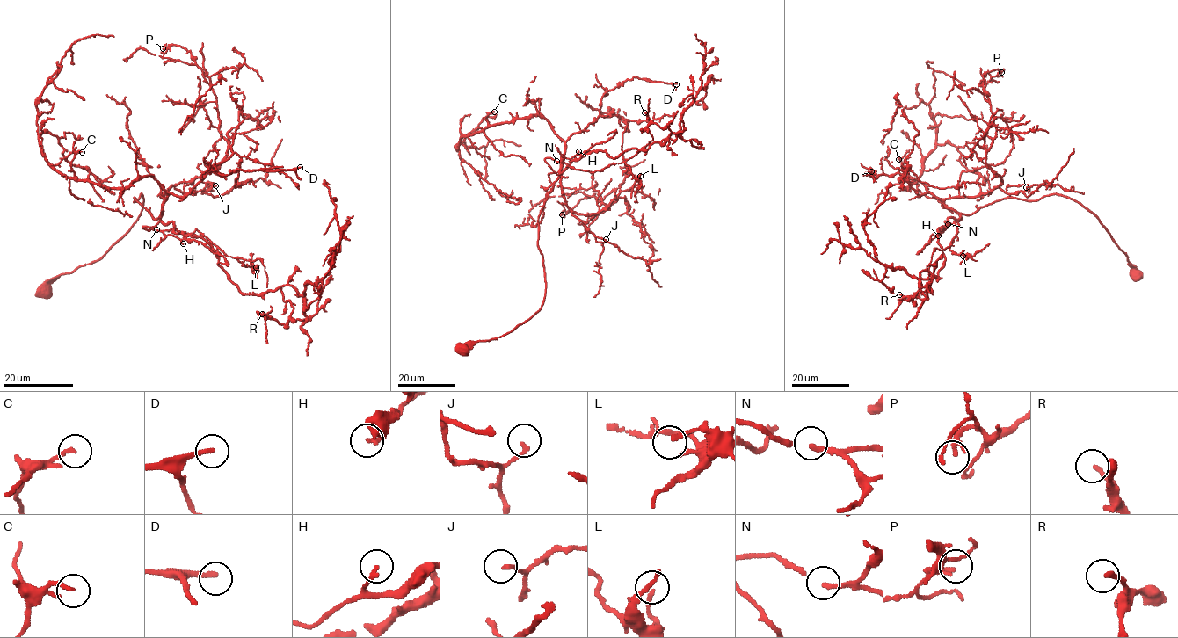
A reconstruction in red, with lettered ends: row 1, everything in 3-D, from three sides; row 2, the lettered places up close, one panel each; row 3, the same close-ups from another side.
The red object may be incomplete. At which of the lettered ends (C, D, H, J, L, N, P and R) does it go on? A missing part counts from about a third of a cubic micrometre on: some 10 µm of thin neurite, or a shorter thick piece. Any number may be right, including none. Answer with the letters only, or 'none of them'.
D

